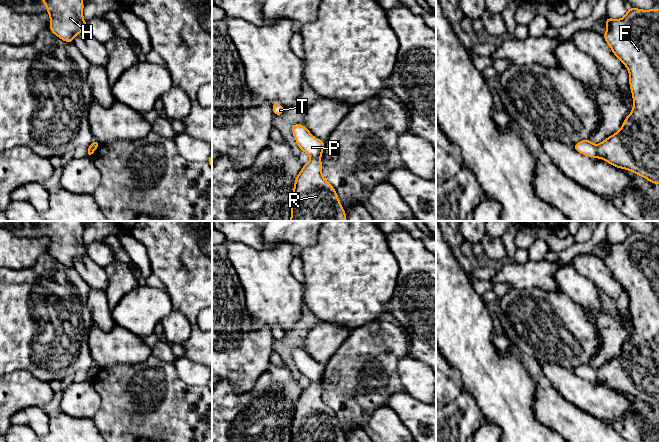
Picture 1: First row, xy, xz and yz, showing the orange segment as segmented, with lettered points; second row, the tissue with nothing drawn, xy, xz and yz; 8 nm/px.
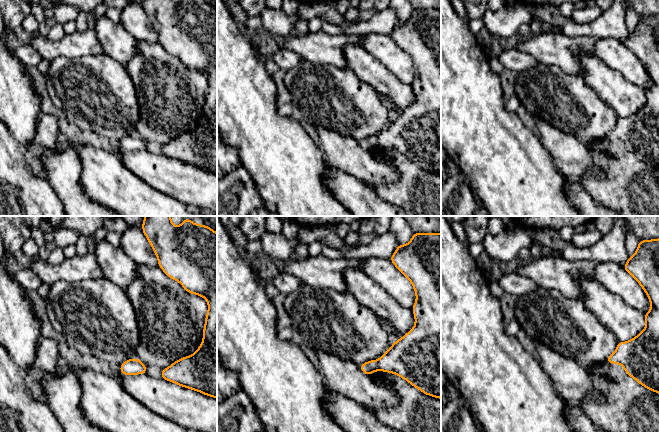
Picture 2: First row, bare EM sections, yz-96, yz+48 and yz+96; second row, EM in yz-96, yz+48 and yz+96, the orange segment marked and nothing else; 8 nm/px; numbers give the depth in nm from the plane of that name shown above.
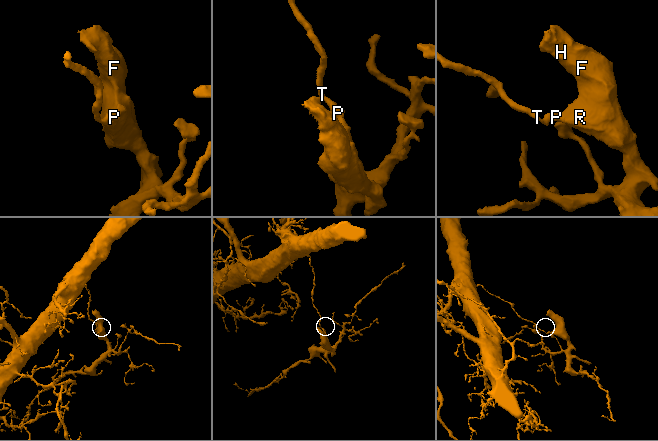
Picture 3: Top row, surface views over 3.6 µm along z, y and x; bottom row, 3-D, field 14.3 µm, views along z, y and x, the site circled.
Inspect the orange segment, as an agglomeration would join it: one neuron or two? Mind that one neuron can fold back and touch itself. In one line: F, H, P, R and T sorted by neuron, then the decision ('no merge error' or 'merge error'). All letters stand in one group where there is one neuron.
F H R / P T | merge error

